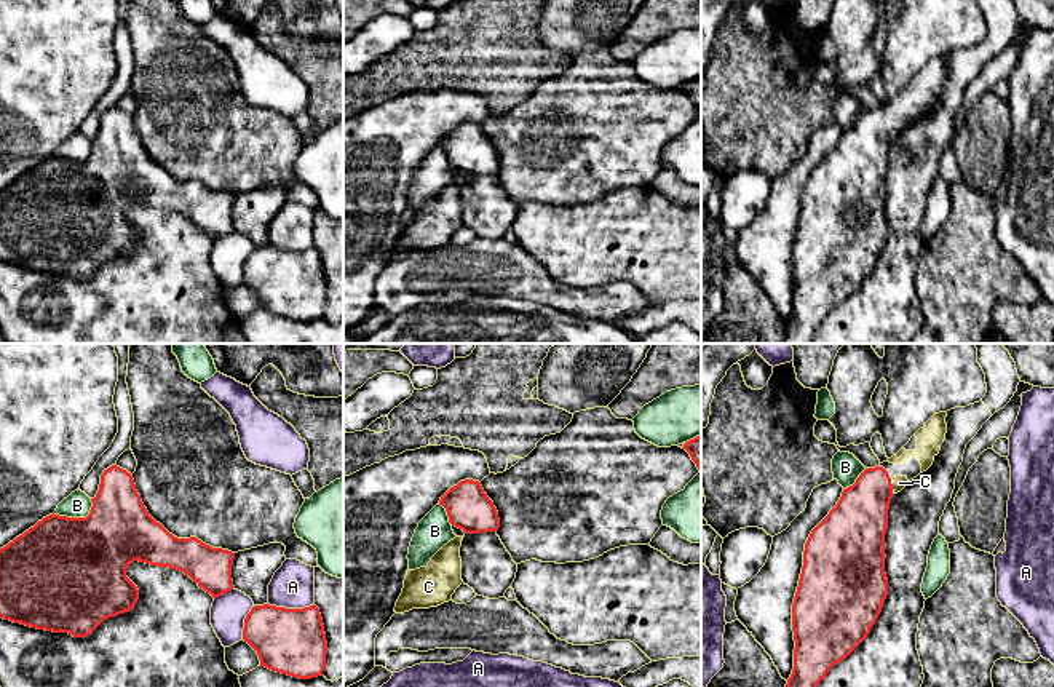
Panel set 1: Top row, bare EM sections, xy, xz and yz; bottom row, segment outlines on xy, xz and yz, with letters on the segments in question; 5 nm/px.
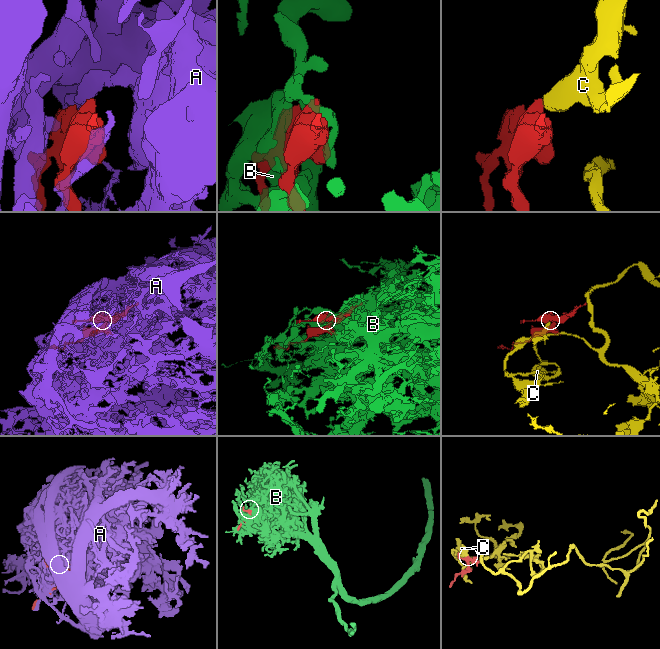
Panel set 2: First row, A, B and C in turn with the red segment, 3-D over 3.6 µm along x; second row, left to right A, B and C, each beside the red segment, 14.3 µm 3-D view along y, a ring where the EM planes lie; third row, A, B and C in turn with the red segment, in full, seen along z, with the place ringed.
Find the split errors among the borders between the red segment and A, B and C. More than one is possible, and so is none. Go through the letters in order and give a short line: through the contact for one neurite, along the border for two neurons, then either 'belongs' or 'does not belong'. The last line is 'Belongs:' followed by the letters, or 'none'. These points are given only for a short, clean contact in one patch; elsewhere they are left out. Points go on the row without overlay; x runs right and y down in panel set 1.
A: does not belong
B: does not belong
C: yz (858, 165), (891, 131), (899, 125) | belongs
Belongs: C

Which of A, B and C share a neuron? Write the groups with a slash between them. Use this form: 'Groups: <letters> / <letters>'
Groups: A / B / C

